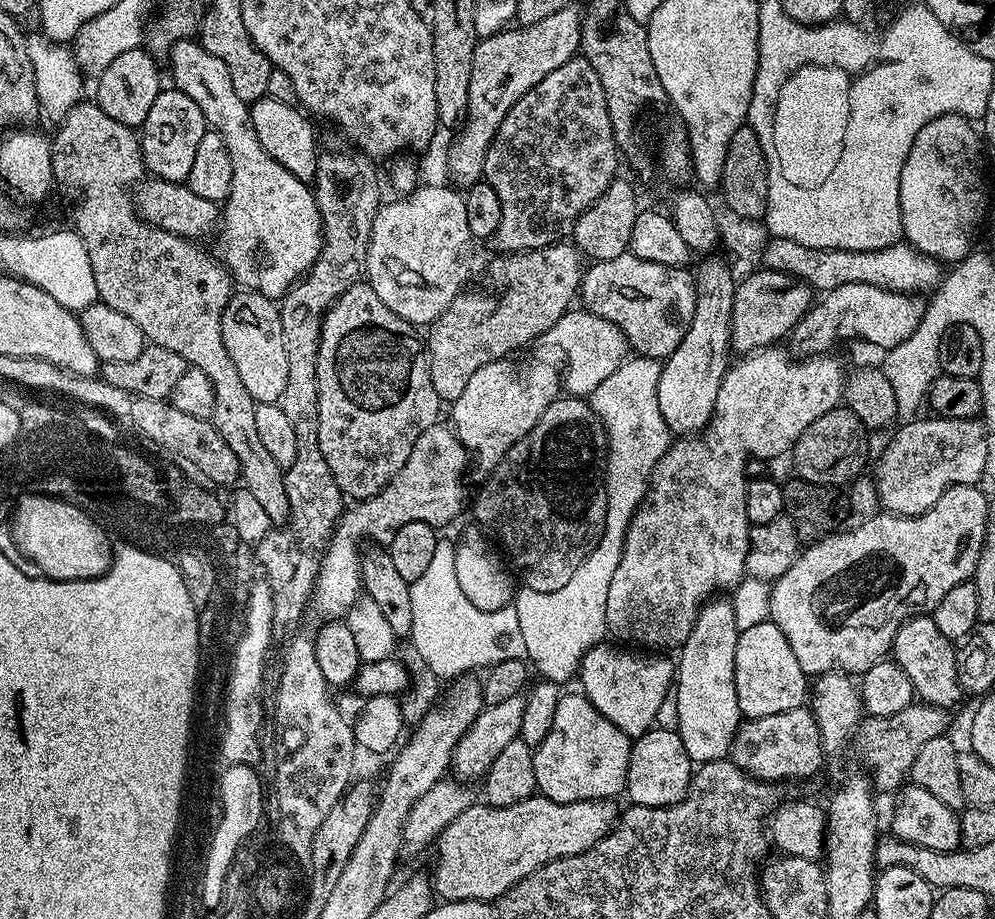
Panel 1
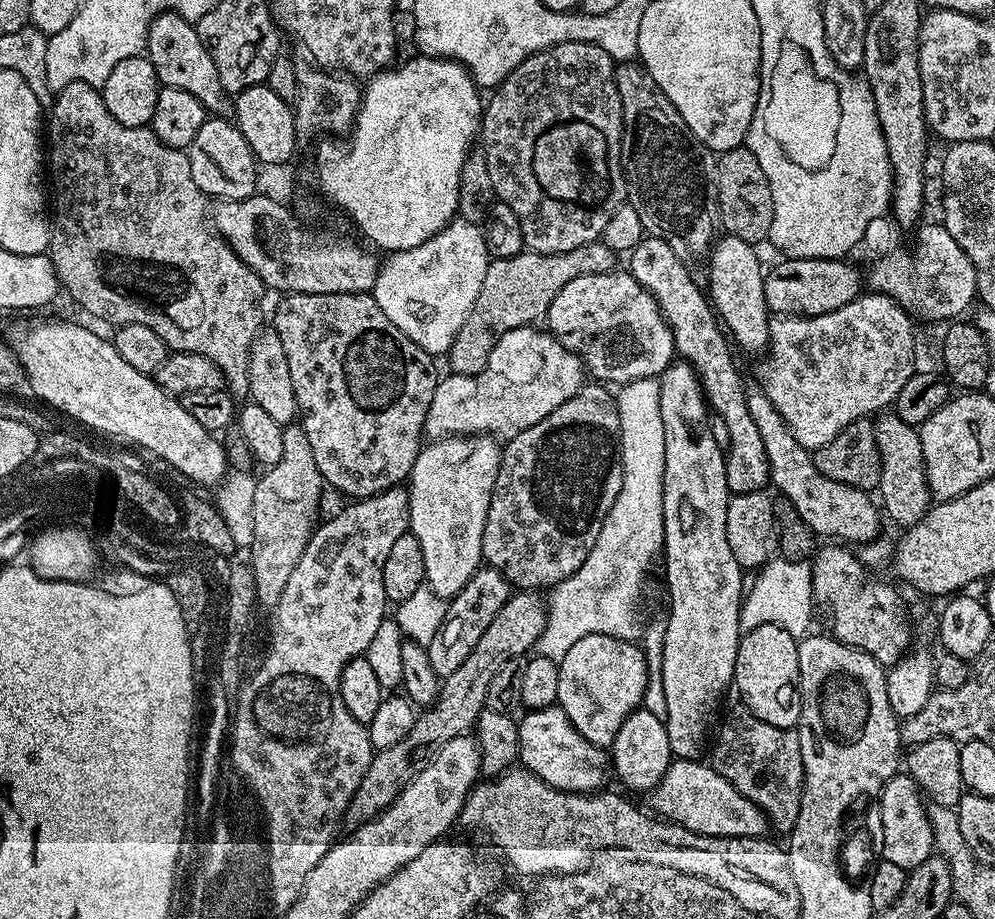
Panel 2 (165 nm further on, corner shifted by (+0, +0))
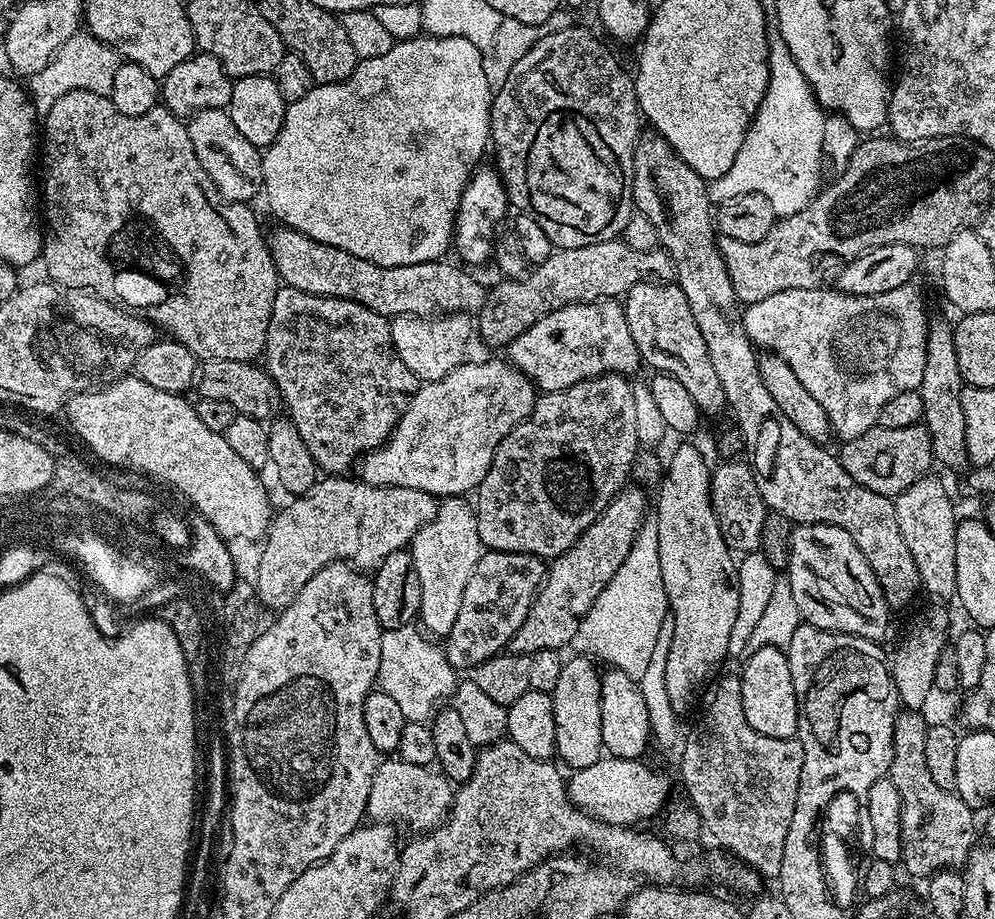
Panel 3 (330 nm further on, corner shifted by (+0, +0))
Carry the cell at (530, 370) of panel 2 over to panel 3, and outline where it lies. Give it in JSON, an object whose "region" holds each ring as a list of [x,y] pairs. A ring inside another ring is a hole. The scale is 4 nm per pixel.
{"region":[[[484,360],[481,364],[465,362],[442,378],[421,383],[404,405],[386,443],[359,461],[359,479],[379,488],[417,488],[437,498],[475,493],[482,478],[486,478],[486,470],[490,470],[490,462],[502,438],[532,415],[532,407],[538,399],[536,385],[511,363],[501,360]]]}

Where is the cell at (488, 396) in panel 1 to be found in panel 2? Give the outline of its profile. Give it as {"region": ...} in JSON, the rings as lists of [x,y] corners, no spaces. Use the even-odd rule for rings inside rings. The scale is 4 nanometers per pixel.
{"region":[[[487,434],[446,436],[421,447],[414,462],[408,488],[408,526],[410,535],[418,538],[418,544],[422,546],[422,560],[426,562],[424,579],[427,587],[436,596],[457,596],[466,586],[466,582],[470,582],[470,578],[482,567],[482,534],[492,494],[496,490],[501,455],[501,445]]]}

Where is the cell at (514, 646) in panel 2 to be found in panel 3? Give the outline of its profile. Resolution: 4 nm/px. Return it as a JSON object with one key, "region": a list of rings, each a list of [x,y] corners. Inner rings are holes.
{"region":[[[640,486],[625,487],[602,510],[598,519],[576,539],[561,556],[555,557],[547,565],[546,579],[536,600],[530,606],[530,614],[526,614],[526,622],[513,634],[510,645],[516,654],[531,654],[538,650],[555,648],[557,650],[571,645],[574,634],[586,618],[590,606],[602,594],[602,590],[618,574],[618,566],[626,562],[626,554],[630,554],[630,546],[636,537],[636,531],[645,523],[644,511],[649,511],[650,500],[644,497],[645,489]]]}

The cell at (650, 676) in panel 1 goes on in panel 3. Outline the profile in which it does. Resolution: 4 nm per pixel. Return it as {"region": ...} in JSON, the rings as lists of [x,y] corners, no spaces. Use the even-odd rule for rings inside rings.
{"region":[[[576,654],[571,658],[573,660],[570,658],[564,660],[562,674],[558,678],[558,686],[554,686],[550,695],[554,714],[554,734],[556,735],[555,755],[561,756],[569,764],[569,769],[575,770],[594,766],[594,762],[598,762],[602,758],[604,743],[602,742],[602,698],[600,697],[601,673],[596,672],[595,666],[597,667],[597,665],[589,657]]]}

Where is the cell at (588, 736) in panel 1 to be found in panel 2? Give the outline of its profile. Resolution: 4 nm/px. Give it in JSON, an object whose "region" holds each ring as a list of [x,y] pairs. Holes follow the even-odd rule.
{"region":[[[558,706],[550,708],[534,708],[523,713],[524,717],[519,717],[518,723],[518,742],[520,743],[519,763],[523,767],[528,768],[538,778],[542,778],[542,782],[546,782],[550,786],[554,786],[563,792],[599,792],[605,787],[604,784],[610,780],[610,756],[605,749],[594,746],[594,742],[586,742],[586,738],[582,738],[582,734],[578,734],[578,730],[574,730],[574,726],[570,722],[570,718],[566,718],[566,714]]]}

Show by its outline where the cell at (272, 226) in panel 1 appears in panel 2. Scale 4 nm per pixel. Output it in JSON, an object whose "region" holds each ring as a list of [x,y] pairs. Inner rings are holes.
{"region":[[[162,12],[149,28],[146,55],[163,87],[194,94],[194,98],[202,102],[204,109],[217,117],[228,118],[233,115],[234,104],[230,93],[222,86],[222,78],[218,78],[214,58],[210,58],[210,50],[206,50],[206,46],[200,41],[193,21],[182,18],[176,12]]]}

